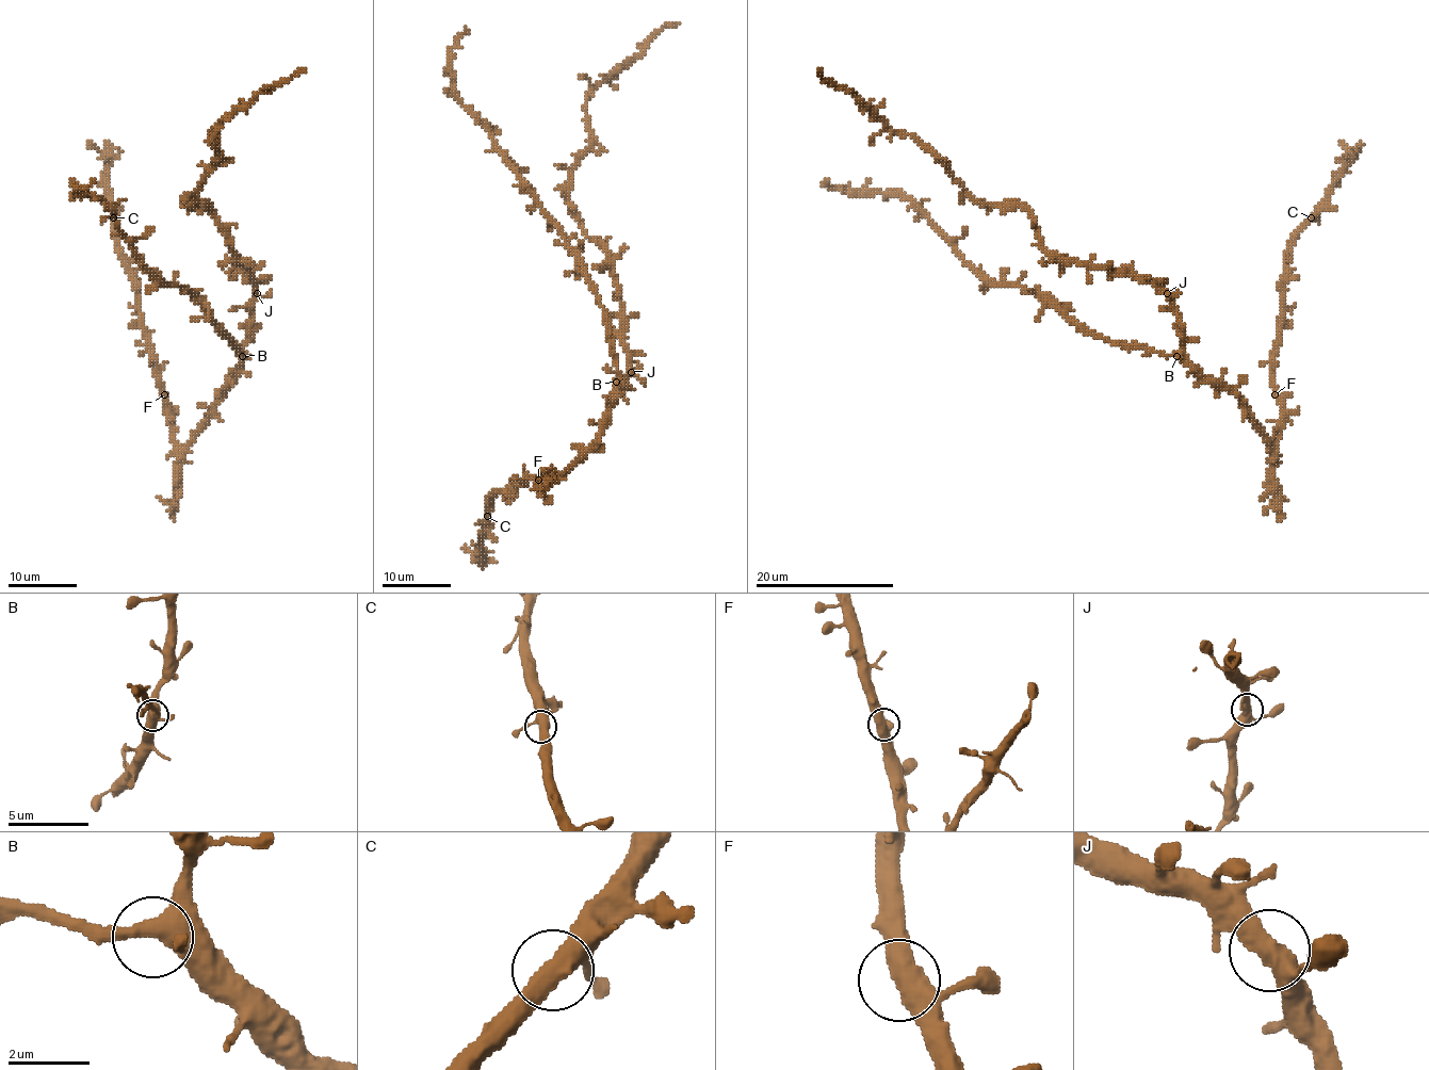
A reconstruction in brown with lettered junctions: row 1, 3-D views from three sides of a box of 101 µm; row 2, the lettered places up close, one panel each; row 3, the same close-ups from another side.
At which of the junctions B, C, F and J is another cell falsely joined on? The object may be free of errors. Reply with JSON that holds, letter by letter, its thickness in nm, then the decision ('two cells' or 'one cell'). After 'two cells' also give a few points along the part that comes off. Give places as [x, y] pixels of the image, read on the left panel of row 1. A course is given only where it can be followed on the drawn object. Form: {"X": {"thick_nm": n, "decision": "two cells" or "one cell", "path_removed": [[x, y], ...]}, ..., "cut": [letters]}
{"B": {"thick_nm": 400, "decision": "one cell"}, "C": {"thick_nm": 400, "decision": "one cell"}, "F": {"thick_nm": 400, "decision": "one cell"}, "J": {"thick_nm": 400, "decision": "one cell"}, "cut": []}

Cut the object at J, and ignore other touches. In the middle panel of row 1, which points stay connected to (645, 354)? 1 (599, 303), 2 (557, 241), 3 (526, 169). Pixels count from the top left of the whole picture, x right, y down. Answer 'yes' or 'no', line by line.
1: no
2: no
3: no

